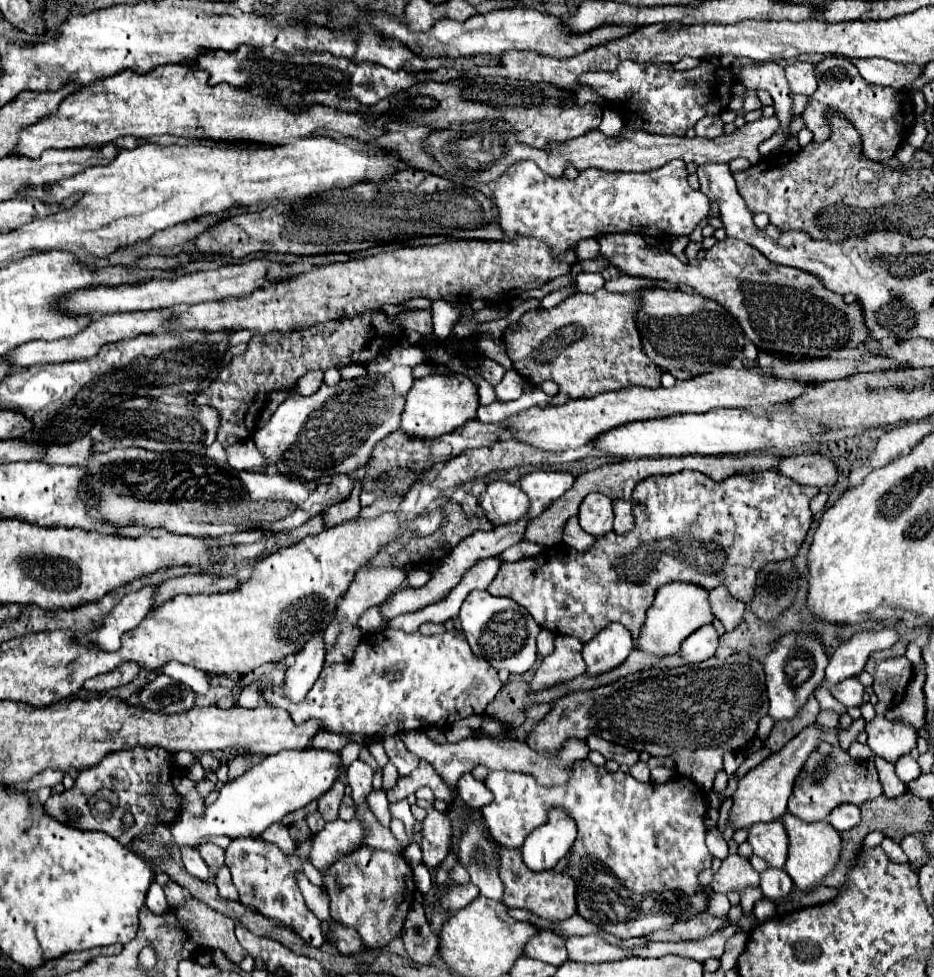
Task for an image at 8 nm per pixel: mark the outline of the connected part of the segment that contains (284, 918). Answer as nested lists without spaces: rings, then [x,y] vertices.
[[[234,838],[226,848],[226,866],[232,872],[232,880],[240,892],[242,904],[258,910],[266,918],[280,922],[282,926],[292,928],[310,946],[318,948],[324,944],[322,922],[308,910],[296,880],[296,872],[302,872],[302,864],[310,860],[310,850],[312,840],[304,840],[294,848],[292,854],[284,854],[276,844],[260,838]]]

